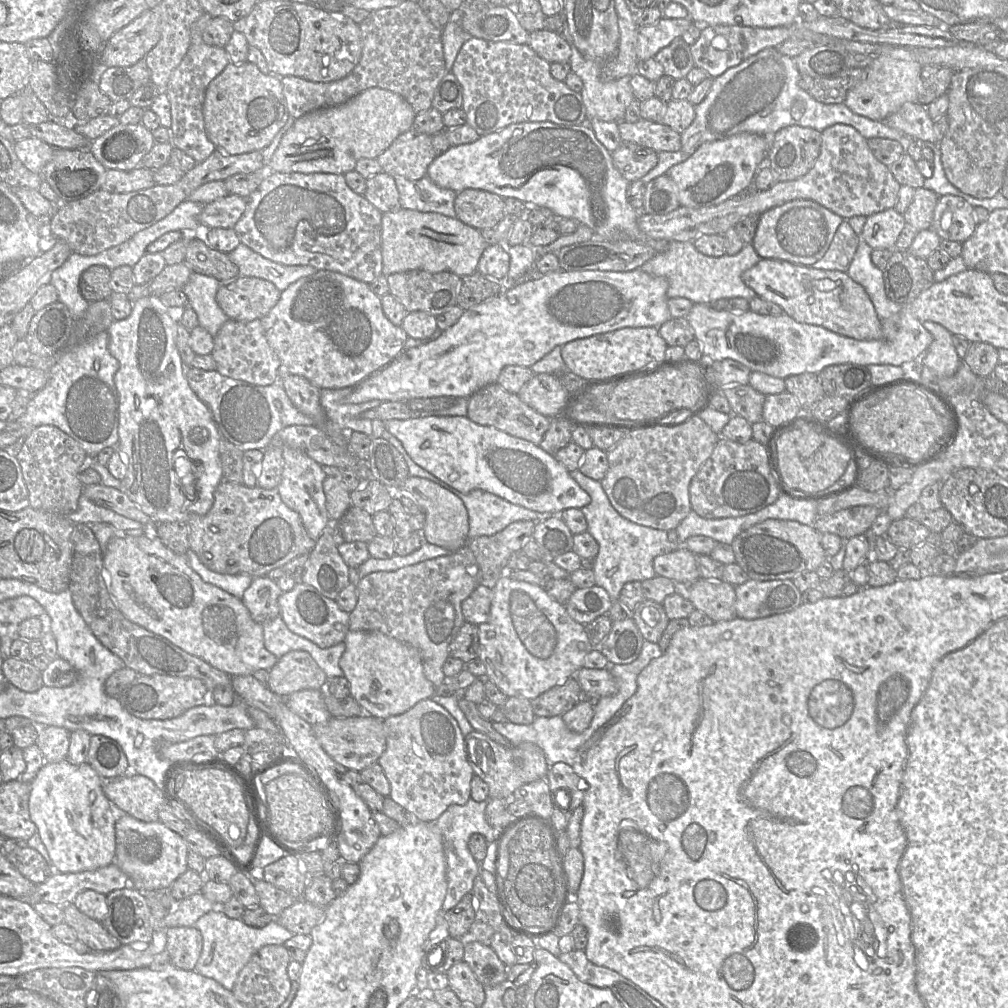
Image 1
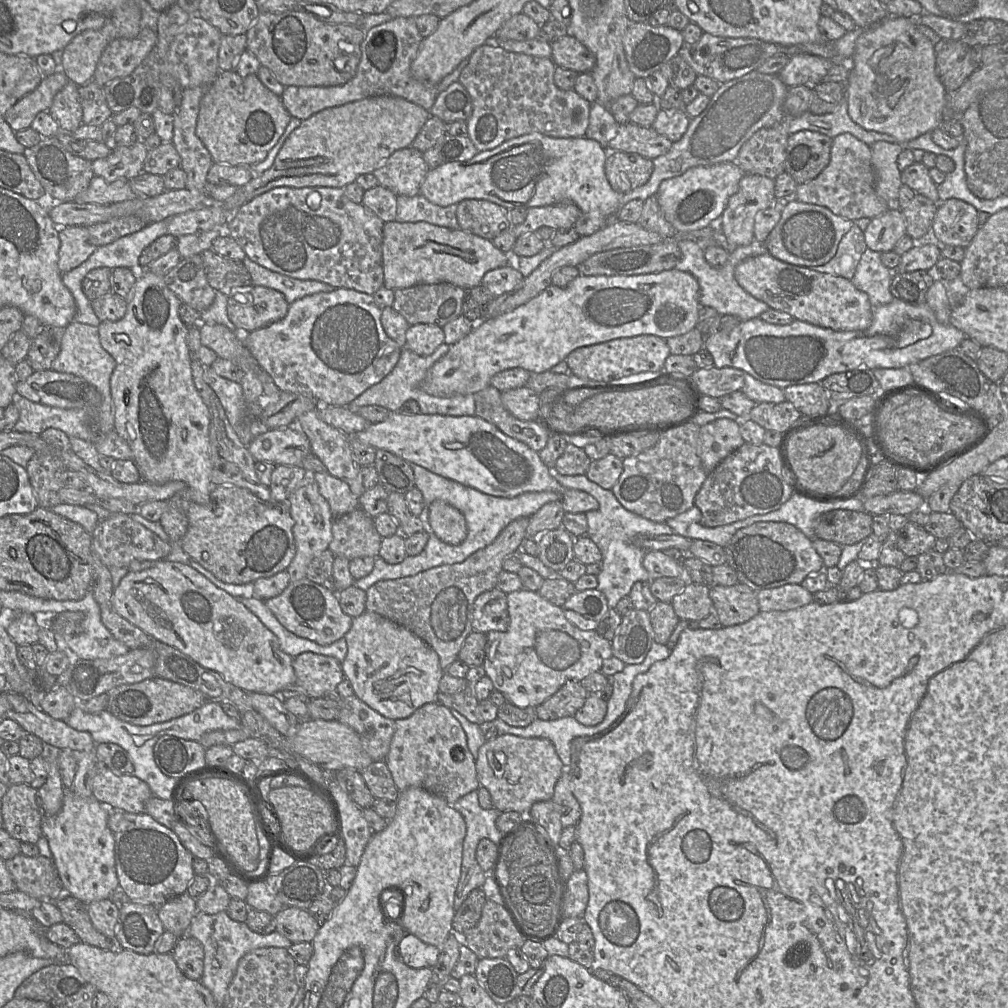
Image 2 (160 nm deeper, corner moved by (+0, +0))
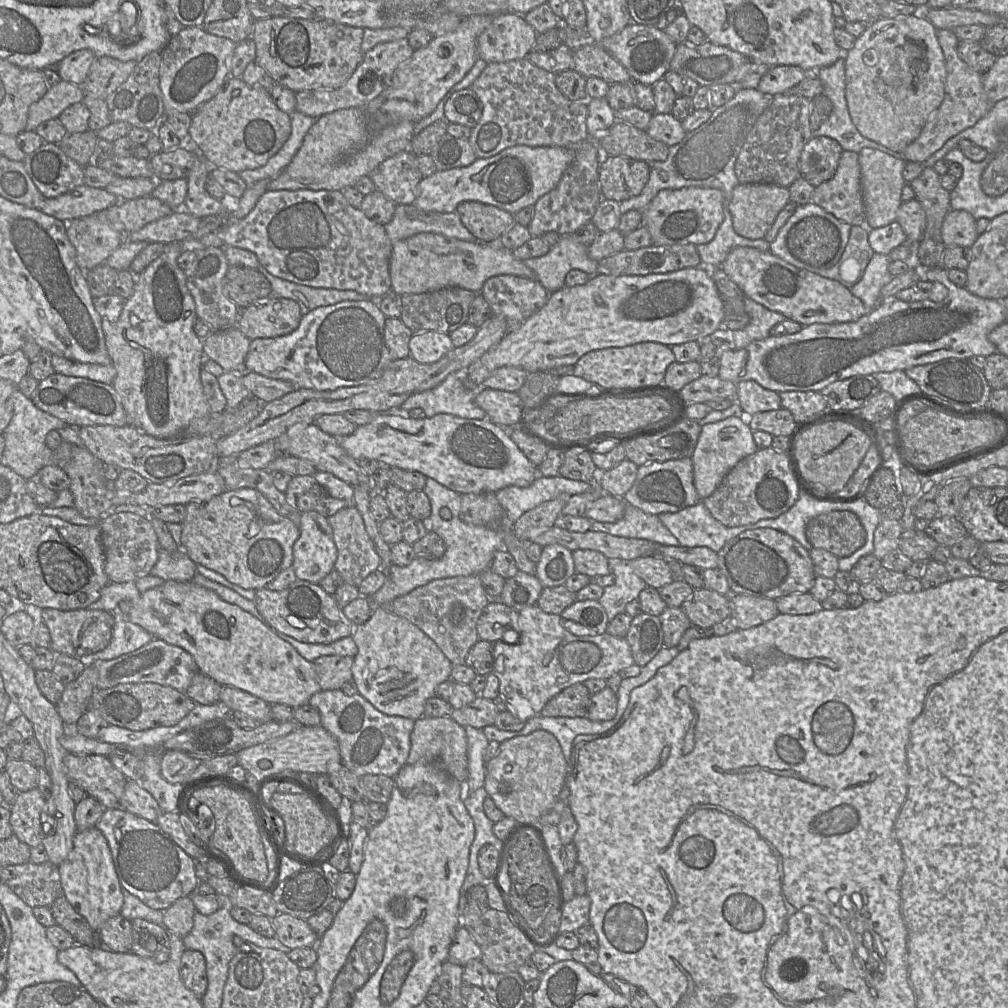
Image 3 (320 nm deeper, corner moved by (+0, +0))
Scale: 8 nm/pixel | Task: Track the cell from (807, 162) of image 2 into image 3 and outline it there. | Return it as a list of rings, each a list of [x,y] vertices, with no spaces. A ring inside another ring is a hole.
[[[813,136],[804,146],[800,159],[801,176],[814,187],[831,179],[843,152],[841,145],[826,136]]]

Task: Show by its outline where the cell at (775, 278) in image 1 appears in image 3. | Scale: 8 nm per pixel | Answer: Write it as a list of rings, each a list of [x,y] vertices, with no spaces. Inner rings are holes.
[[[735,247],[720,267],[746,296],[802,326],[856,321],[868,312],[864,303],[840,282],[797,268],[770,251]]]

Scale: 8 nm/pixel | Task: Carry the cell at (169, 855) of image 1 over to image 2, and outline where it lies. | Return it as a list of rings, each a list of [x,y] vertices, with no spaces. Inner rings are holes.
[[[109,810],[107,825],[114,837],[116,875],[129,901],[159,907],[186,893],[195,876],[193,855],[181,844],[175,833],[146,813],[132,814]]]

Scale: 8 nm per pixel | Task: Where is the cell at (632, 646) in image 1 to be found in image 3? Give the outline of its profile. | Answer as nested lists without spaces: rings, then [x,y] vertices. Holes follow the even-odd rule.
[[[644,612],[633,617],[625,638],[634,663],[640,667],[646,665],[664,647],[659,617]]]

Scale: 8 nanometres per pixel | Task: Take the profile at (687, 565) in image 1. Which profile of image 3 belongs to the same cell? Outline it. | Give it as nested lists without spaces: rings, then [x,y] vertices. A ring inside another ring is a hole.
[[[643,556],[626,562],[648,586],[660,589],[674,581],[666,560],[661,556]]]

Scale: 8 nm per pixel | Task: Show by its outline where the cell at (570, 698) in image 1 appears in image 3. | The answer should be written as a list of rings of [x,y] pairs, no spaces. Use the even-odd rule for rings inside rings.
[[[584,683],[563,689],[540,712],[544,717],[586,717],[592,694]]]

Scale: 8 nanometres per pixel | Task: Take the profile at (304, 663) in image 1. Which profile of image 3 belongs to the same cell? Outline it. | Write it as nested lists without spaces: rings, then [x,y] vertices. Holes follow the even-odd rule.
[[[326,655],[317,658],[313,663],[322,690],[341,689],[344,683],[353,680],[352,656]]]

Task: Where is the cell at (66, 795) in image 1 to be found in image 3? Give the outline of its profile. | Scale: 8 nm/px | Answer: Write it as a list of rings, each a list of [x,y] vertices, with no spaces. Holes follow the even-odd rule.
[[[93,827],[77,831],[73,839],[73,849],[66,860],[58,865],[58,871],[62,894],[93,930],[98,932],[108,919],[120,914],[123,906],[122,886],[108,842],[99,829]]]

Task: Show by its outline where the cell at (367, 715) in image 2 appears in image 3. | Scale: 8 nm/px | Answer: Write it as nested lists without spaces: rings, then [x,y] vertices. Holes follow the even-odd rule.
[[[341,689],[321,690],[307,704],[320,712],[321,726],[338,741],[342,764],[358,777],[365,774],[395,777],[407,764],[415,720],[386,715],[359,693],[348,696]]]

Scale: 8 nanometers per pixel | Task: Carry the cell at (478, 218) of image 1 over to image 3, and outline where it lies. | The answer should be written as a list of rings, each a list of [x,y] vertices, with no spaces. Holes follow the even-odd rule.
[[[464,201],[455,212],[477,240],[486,244],[497,244],[516,222],[511,212],[479,201]]]

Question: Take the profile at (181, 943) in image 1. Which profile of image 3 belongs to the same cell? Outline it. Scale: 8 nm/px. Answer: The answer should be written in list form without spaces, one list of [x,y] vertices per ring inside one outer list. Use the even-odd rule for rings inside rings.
[[[186,949],[181,956],[180,976],[184,985],[202,998],[208,985],[204,955],[199,951]]]

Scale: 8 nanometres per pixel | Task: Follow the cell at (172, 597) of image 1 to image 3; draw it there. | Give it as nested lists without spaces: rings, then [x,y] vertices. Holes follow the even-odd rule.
[[[174,580],[164,581],[162,585],[149,589],[141,594],[137,601],[121,601],[118,605],[118,612],[128,621],[146,630],[154,637],[154,639],[163,640],[168,644],[178,646],[188,652],[194,658],[199,672],[209,676],[220,685],[234,687],[246,691],[254,696],[263,699],[271,705],[285,704],[290,706],[291,708],[296,708],[309,703],[311,696],[322,690],[317,680],[314,663],[302,657],[293,647],[293,645],[280,638],[279,635],[266,622],[259,620],[258,618],[238,607],[237,605],[230,604],[222,600],[214,591],[197,585],[196,583],[192,582],[192,580],[188,582],[178,582]]]

